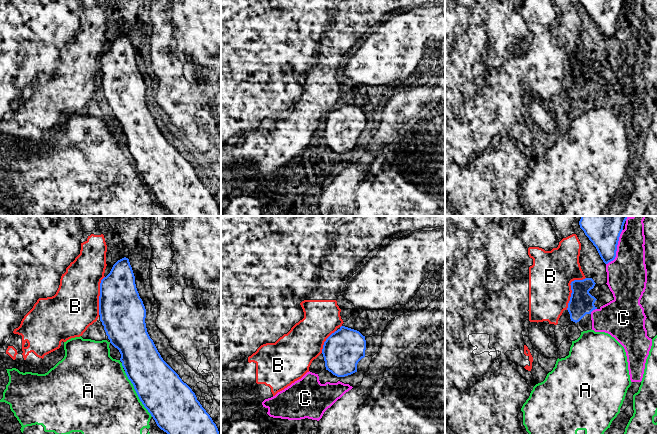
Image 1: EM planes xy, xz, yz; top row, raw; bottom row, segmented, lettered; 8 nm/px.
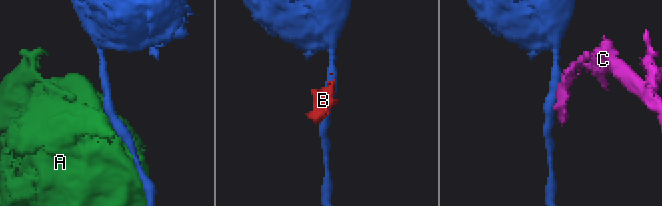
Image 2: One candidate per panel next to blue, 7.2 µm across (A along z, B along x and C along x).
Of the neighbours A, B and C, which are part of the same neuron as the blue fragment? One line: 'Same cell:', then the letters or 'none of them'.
Same cell: none of them

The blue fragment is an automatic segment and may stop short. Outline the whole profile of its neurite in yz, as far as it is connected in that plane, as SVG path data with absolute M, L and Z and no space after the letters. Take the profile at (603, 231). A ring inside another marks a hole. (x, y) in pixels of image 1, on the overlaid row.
M581 216L580 228L596 247L605 264L616 257L617 245L627 216Z

